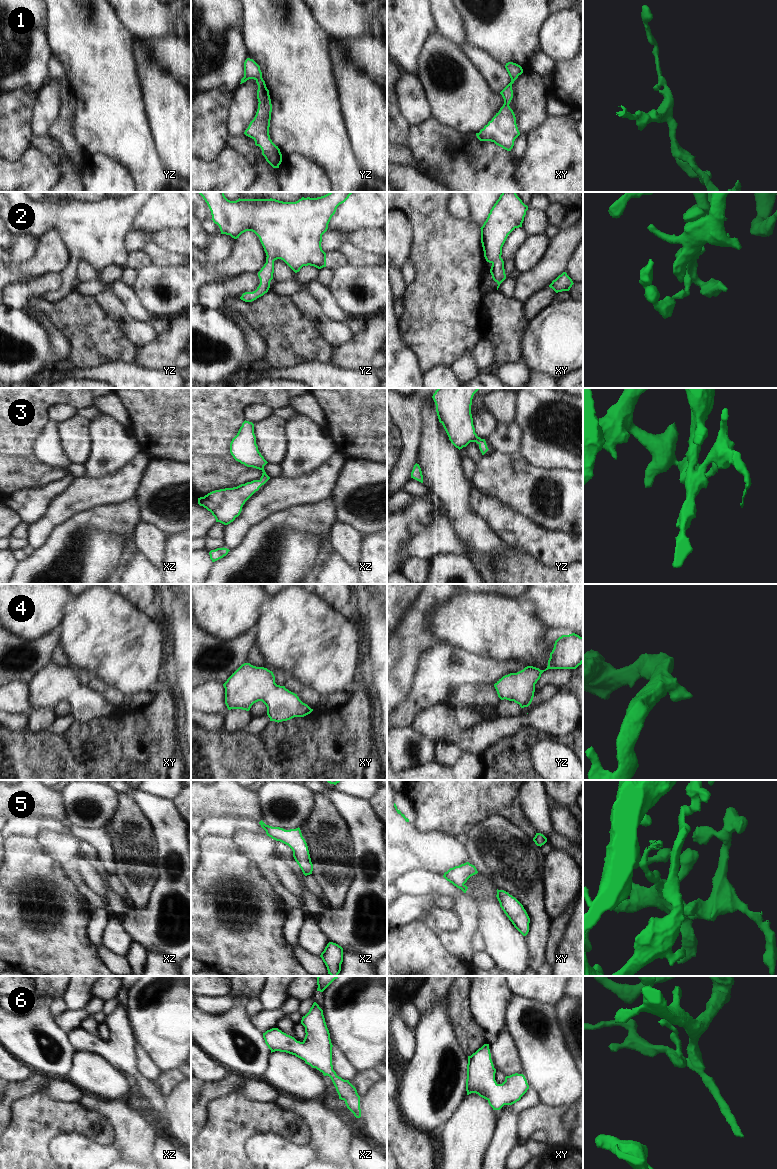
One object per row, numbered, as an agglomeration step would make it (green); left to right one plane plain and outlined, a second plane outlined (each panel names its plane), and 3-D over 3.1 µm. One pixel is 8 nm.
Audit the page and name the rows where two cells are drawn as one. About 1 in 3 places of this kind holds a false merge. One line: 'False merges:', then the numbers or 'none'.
False merges: 5

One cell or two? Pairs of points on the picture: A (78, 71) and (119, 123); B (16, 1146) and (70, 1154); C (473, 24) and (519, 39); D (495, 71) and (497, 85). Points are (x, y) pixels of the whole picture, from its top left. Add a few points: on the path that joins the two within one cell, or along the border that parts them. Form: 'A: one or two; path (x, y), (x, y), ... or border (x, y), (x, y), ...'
A: one; path (91, 84), (109, 102), (110, 110)
B: two; border (64, 1133), (56, 1136), (49, 1143), (51, 1158)
C: one; path (484, 25), (487, 27), (504, 27), (508, 31)
D: one; path (495, 74), (497, 82)

